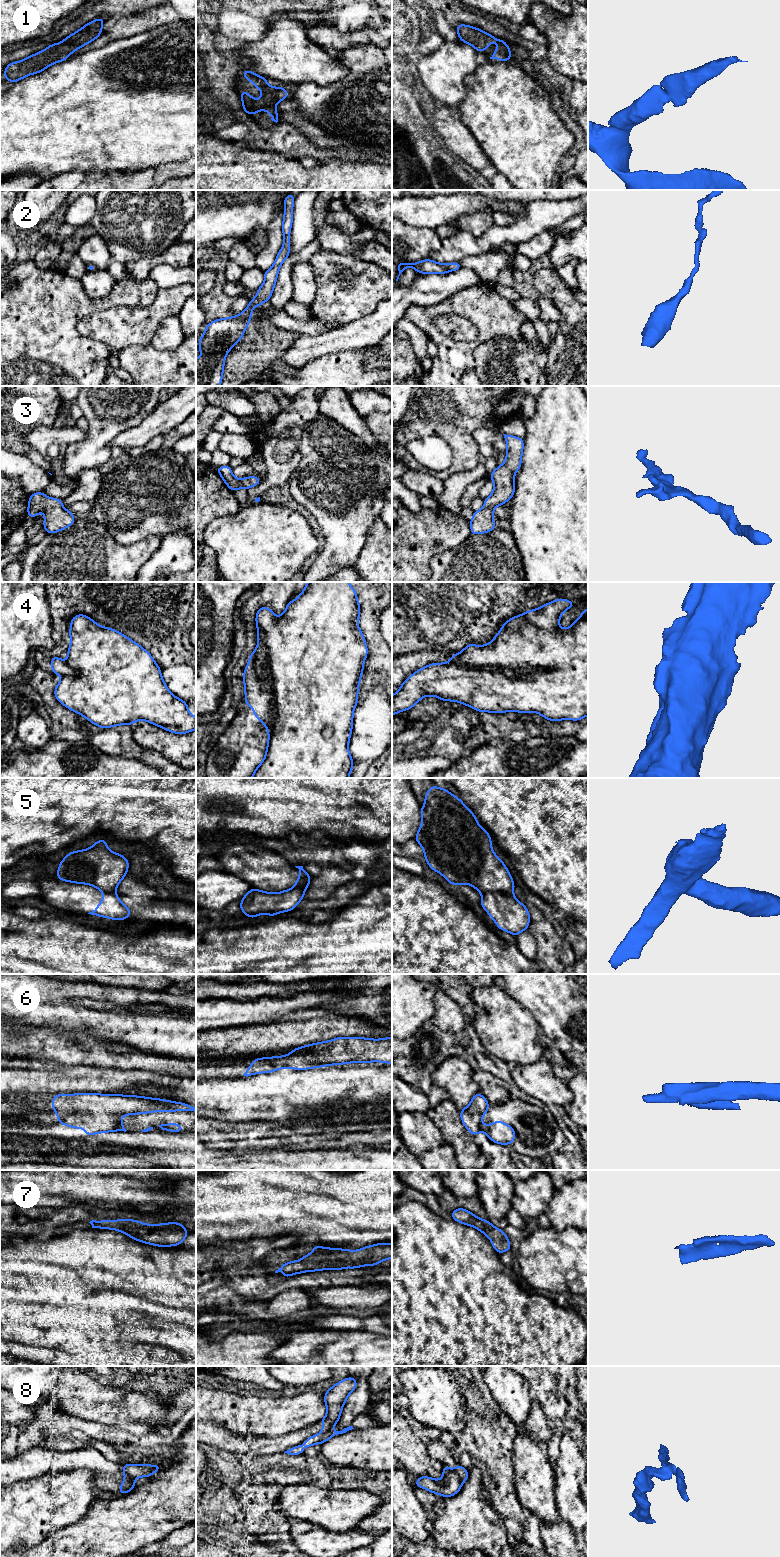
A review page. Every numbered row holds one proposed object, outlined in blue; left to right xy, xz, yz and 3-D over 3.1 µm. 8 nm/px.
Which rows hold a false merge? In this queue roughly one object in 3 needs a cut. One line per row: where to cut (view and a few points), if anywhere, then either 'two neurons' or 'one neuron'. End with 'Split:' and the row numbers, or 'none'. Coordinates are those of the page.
1: no cut | one neuron
2: no cut | one neuron
3: no cut | one neuron
4: xz (253, 651), (256, 673), (268, 682), (271, 693), (264, 723) | two neurons
5: yz (482, 892), (503, 892), (512, 895) | two neurons
6: yz (481, 1122), (480, 1130) | two neurons
7: no cut | one neuron
8: yz (453, 1470), (462, 1482) | two neurons
Split: 4, 5, 6, 8

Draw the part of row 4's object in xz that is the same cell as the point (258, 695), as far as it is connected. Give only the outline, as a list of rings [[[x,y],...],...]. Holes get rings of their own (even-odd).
[[[254,651],[250,654],[248,665],[244,669],[243,681],[245,704],[254,708],[253,715],[262,723],[265,723],[268,719],[272,693],[269,682],[258,677]]]

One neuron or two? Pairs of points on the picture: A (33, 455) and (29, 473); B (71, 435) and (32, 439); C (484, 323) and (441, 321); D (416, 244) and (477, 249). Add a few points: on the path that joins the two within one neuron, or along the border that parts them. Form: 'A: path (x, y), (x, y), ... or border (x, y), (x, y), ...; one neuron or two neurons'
A: border (24, 455), (47, 472); two neurons
B: path (61, 436), (42, 437); one neuron
C: border (448, 313), (467, 318), (477, 329), (478, 336); two neurons
D: border (442, 240), (441, 247), (434, 251), (429, 258); two neurons

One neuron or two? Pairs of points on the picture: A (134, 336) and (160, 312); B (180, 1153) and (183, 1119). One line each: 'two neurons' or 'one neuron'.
A: one neuron
B: two neurons

